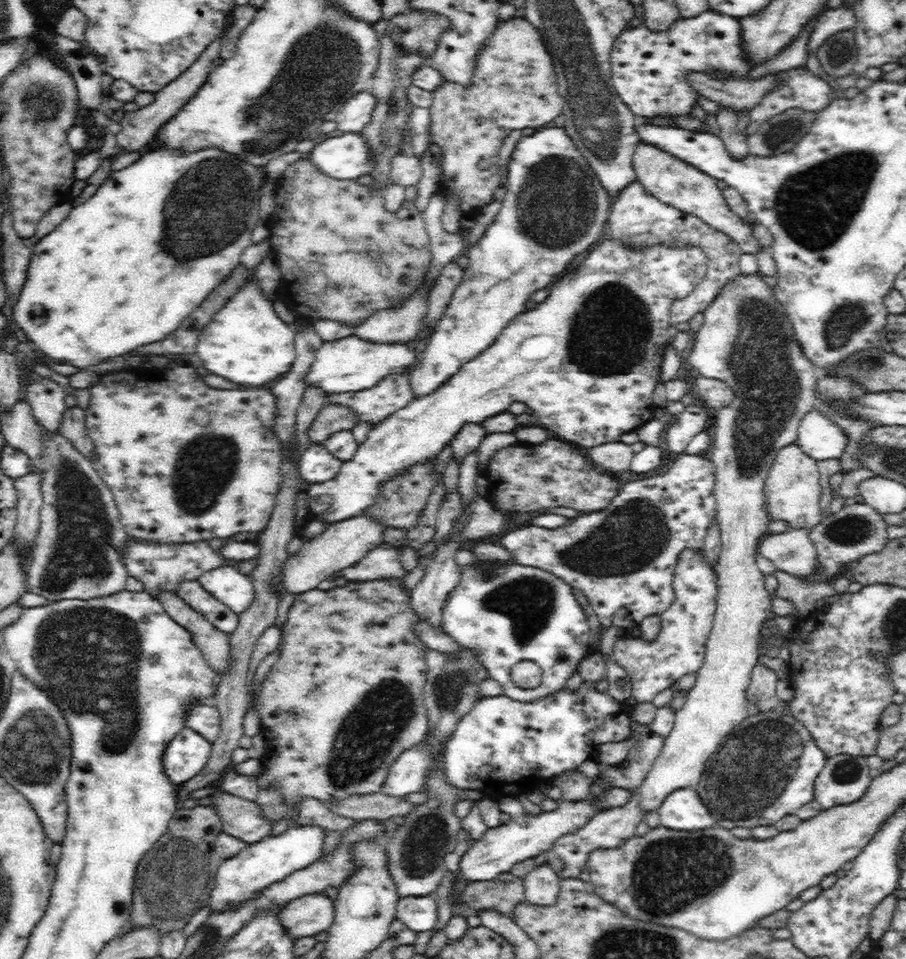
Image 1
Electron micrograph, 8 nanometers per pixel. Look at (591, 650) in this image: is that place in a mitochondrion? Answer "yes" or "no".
no

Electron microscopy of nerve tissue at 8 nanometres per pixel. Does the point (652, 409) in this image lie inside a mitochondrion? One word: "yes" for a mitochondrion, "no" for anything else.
no

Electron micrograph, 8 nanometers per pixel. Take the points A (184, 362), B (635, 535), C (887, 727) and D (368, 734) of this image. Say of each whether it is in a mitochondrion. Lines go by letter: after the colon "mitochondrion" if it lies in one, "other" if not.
A: other
B: mitochondrion
C: other
D: mitochondrion

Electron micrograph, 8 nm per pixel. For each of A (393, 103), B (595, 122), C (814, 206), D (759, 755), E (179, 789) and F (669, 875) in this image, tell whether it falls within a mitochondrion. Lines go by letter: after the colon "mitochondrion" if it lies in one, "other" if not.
A: mitochondrion
B: mitochondrion
C: mitochondrion
D: mitochondrion
E: other
F: mitochondrion

